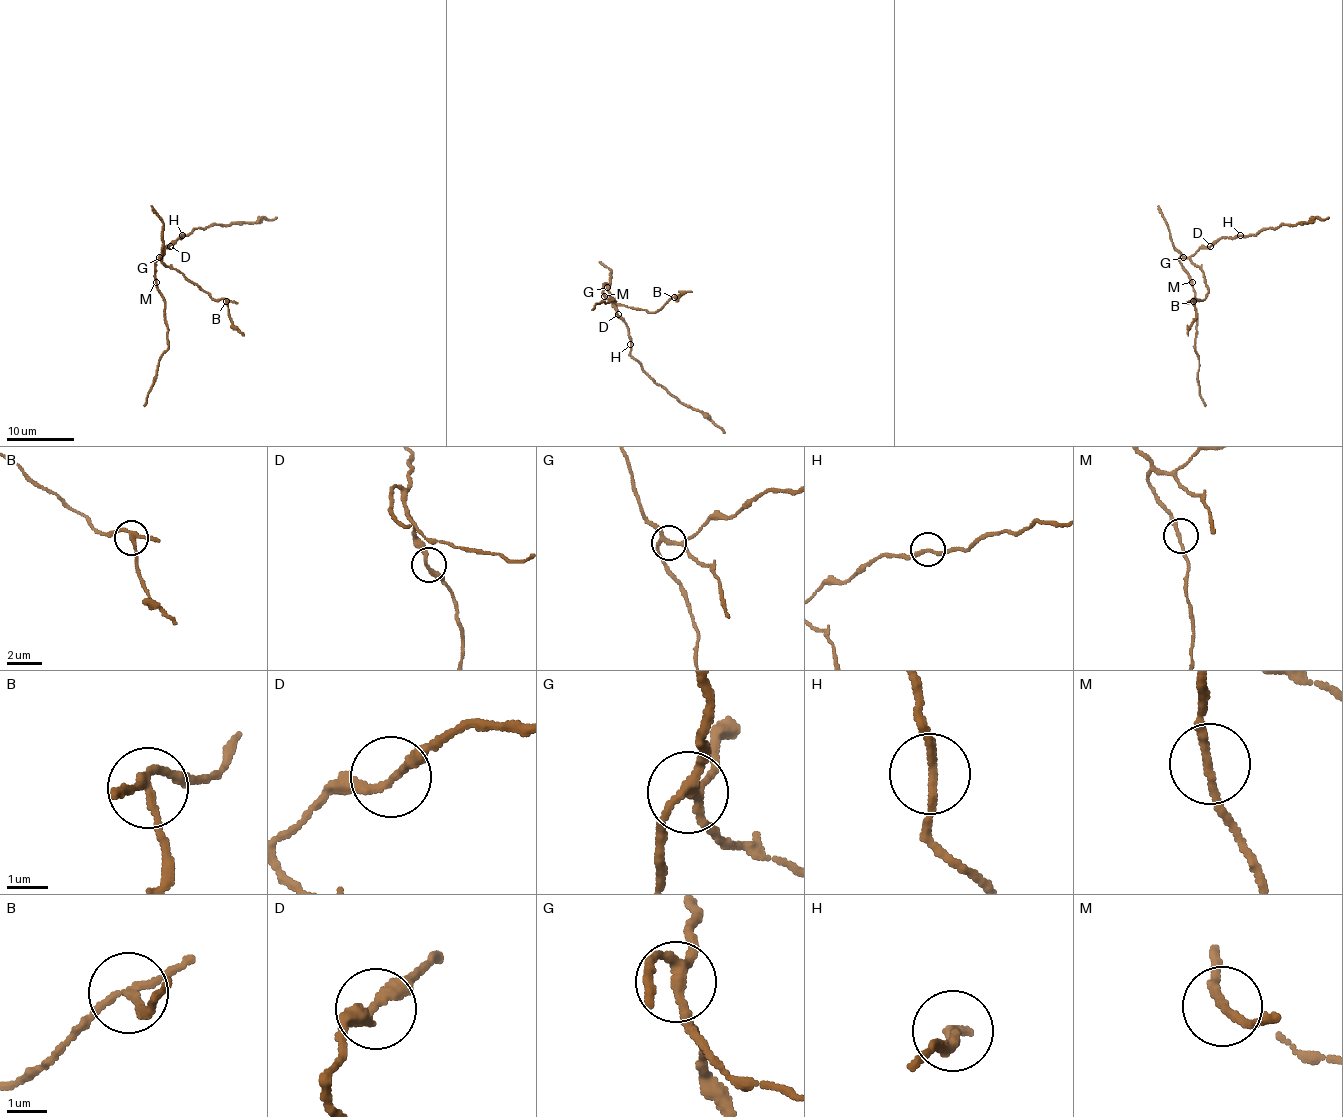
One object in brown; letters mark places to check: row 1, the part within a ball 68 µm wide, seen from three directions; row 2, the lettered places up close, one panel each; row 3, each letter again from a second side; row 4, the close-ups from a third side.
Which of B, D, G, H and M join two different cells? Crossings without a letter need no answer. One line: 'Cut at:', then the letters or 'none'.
Cut at: B

